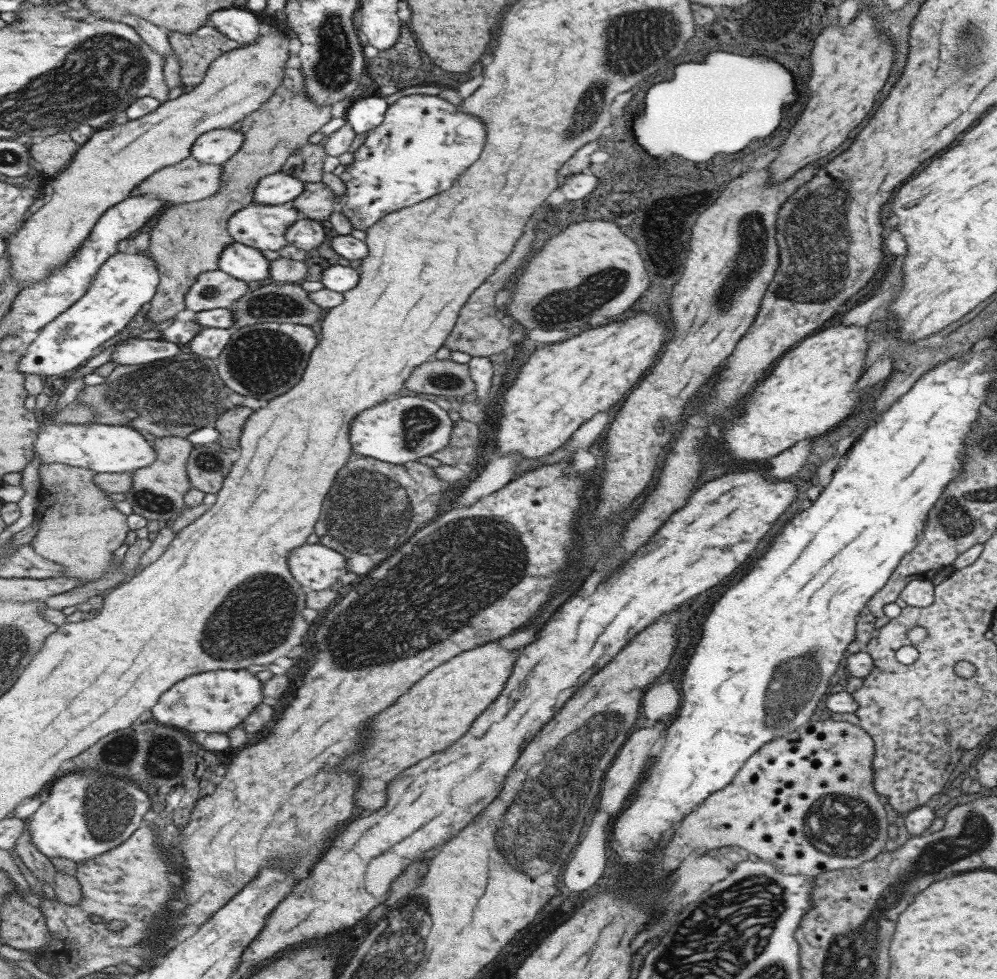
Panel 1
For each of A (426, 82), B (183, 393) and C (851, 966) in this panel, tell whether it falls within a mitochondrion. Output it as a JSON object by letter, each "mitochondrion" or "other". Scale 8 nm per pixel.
{"A":"other","B":"mitochondrion","C":"mitochondrion"}

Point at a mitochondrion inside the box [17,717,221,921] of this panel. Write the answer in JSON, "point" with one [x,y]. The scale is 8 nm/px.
{"point":[107,809]}

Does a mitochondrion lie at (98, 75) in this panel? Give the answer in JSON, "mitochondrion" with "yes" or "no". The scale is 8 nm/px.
{"mitochondrion":"yes"}

